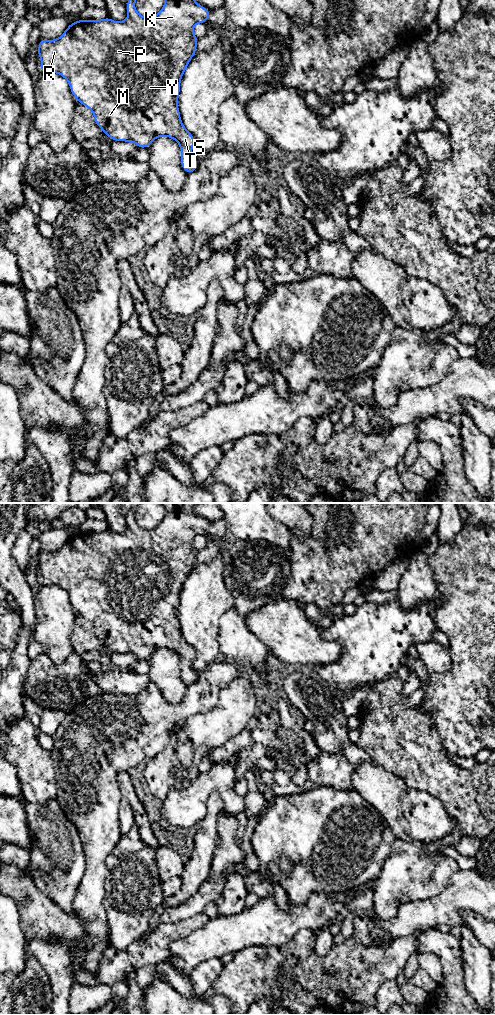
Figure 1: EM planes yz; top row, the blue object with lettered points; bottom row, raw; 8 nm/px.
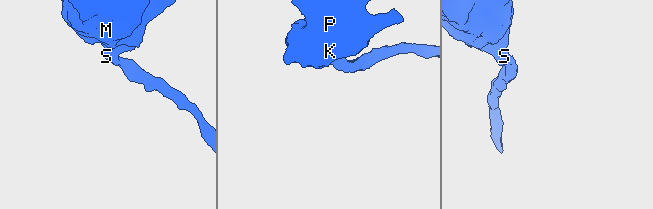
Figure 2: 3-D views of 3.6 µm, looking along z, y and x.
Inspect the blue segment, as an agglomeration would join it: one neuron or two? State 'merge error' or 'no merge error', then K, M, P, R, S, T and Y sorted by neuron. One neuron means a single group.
no merge error; groups K M P R S T Y

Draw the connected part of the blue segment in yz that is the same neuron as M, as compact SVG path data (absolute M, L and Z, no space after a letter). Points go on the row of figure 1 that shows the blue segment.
M165 0L160 12L146 18L135 10L135 2L127 1L128 16L125 21L116 22L109 17L102 20L79 19L69 24L58 39L41 39L38 47L40 71L63 76L69 82L75 99L93 112L97 126L112 140L134 142L139 148L149 147L159 136L177 141L182 154L181 166L190 174L199 163L191 153L195 139L182 124L177 101L183 73L196 52L198 38L193 28L197 23L207 22L210 11L194 0Z

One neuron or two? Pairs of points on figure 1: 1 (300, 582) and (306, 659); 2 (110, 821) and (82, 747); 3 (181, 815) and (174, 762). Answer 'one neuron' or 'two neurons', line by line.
1: two neurons
2: one neuron
3: two neurons

